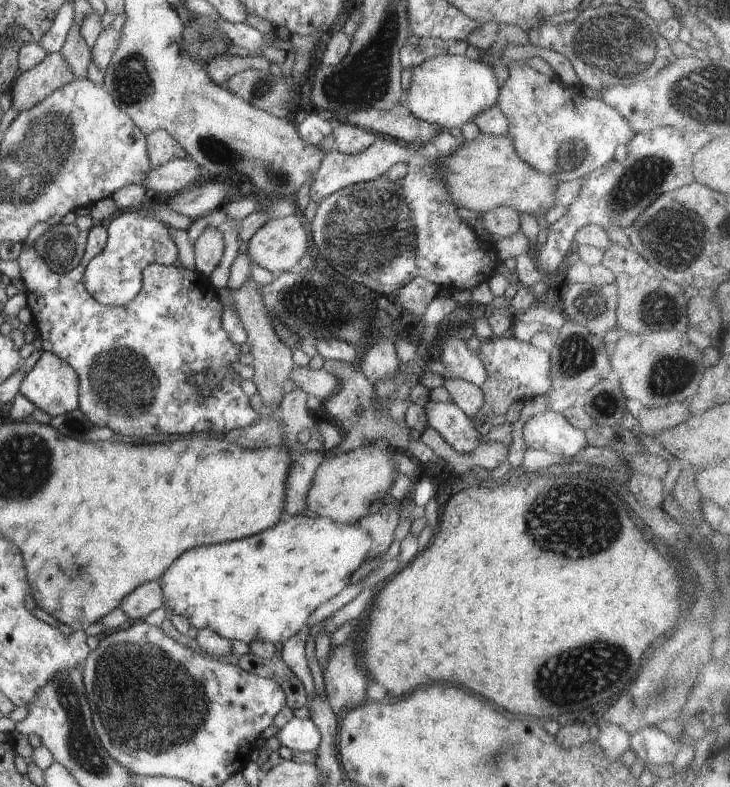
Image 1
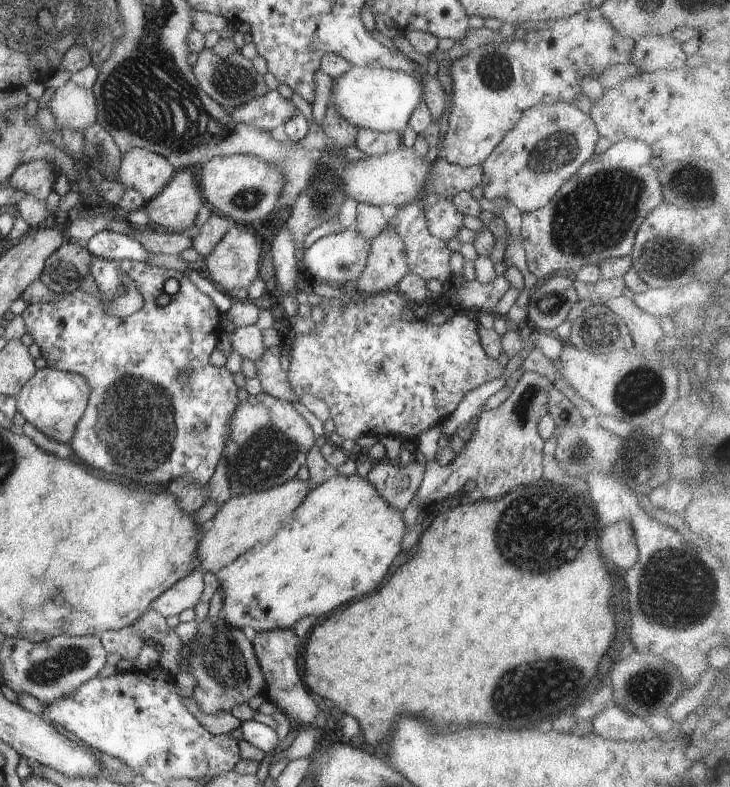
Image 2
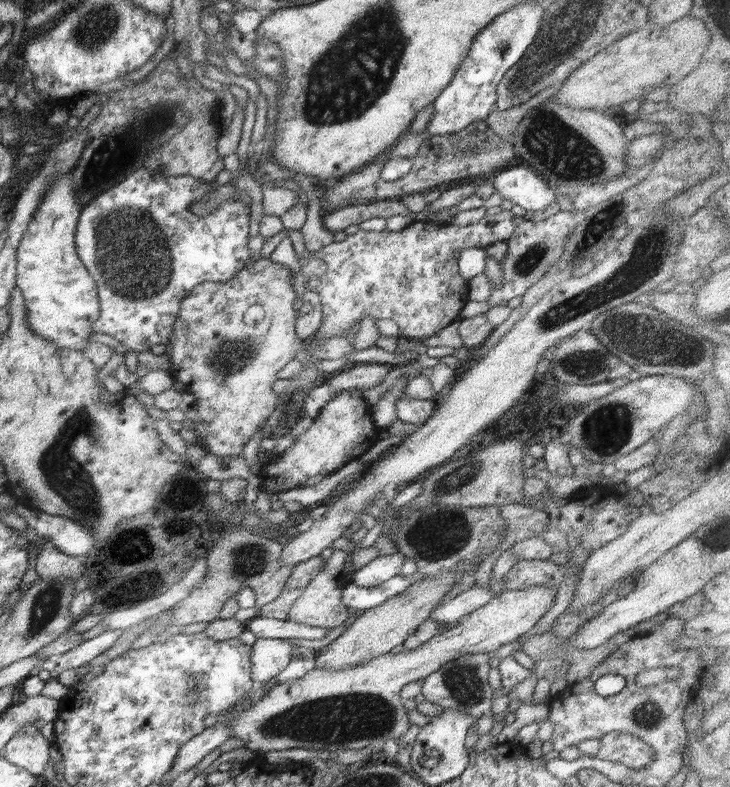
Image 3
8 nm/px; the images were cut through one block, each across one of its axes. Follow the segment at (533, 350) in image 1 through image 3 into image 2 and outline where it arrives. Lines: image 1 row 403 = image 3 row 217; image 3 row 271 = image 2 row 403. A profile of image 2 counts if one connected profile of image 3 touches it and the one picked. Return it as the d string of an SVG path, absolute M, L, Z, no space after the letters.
M396 290L367 296L363 306L338 299L323 300L320 306L325 313L324 322L317 324L316 332L299 335L293 341L288 381L296 395L312 394L328 405L336 432L344 440L385 435L415 443L420 434L456 411L470 390L508 376L505 367L481 346L480 324L464 314L441 325L404 321L398 313L405 310L406 299Z

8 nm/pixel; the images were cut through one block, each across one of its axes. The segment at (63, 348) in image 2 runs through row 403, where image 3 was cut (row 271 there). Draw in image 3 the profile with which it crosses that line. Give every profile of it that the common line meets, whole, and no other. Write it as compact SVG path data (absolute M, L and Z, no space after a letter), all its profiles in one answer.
M144 168L134 170L127 178L111 186L107 190L100 192L91 202L81 210L77 228L75 230L75 247L81 262L97 283L99 290L100 316L92 323L94 333L100 332L116 338L134 352L151 350L153 344L167 344L172 336L172 328L178 312L180 312L180 302L182 298L192 289L196 289L204 282L227 282L235 278L243 269L250 258L251 250L248 248L250 238L250 208L236 196L241 191L235 185L219 185L216 182L212 184L198 181L190 176L169 176L164 175L161 178L153 176L151 171Z

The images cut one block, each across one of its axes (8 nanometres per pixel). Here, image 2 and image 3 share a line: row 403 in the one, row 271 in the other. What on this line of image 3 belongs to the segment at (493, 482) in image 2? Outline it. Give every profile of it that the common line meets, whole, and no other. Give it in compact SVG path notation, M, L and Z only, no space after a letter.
M558 212L554 216L532 221L528 217L514 216L516 230L507 240L507 254L504 260L498 262L504 273L502 287L490 288L491 295L487 299L490 306L506 305L509 300L523 294L532 286L536 285L549 269L554 265L564 252L564 246L569 241L569 236L574 228L580 223L580 218L572 212Z

